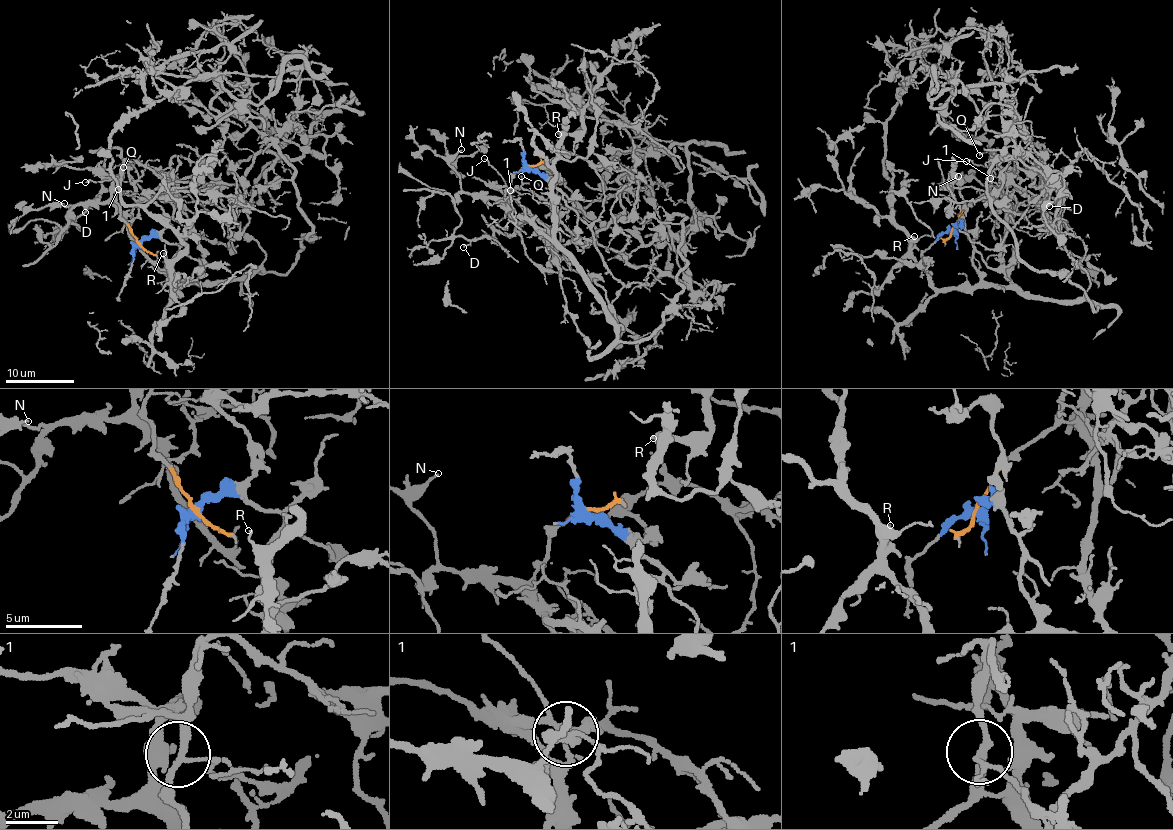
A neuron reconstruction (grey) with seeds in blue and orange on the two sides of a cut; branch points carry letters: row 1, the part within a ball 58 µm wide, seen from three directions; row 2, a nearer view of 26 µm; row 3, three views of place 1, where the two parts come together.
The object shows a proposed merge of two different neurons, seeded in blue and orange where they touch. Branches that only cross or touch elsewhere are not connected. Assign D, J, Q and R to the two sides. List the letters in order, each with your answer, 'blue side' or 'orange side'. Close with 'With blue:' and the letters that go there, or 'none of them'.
D: blue side
J: orange side
Q: orange side
R: blue side
With blue: D, R

